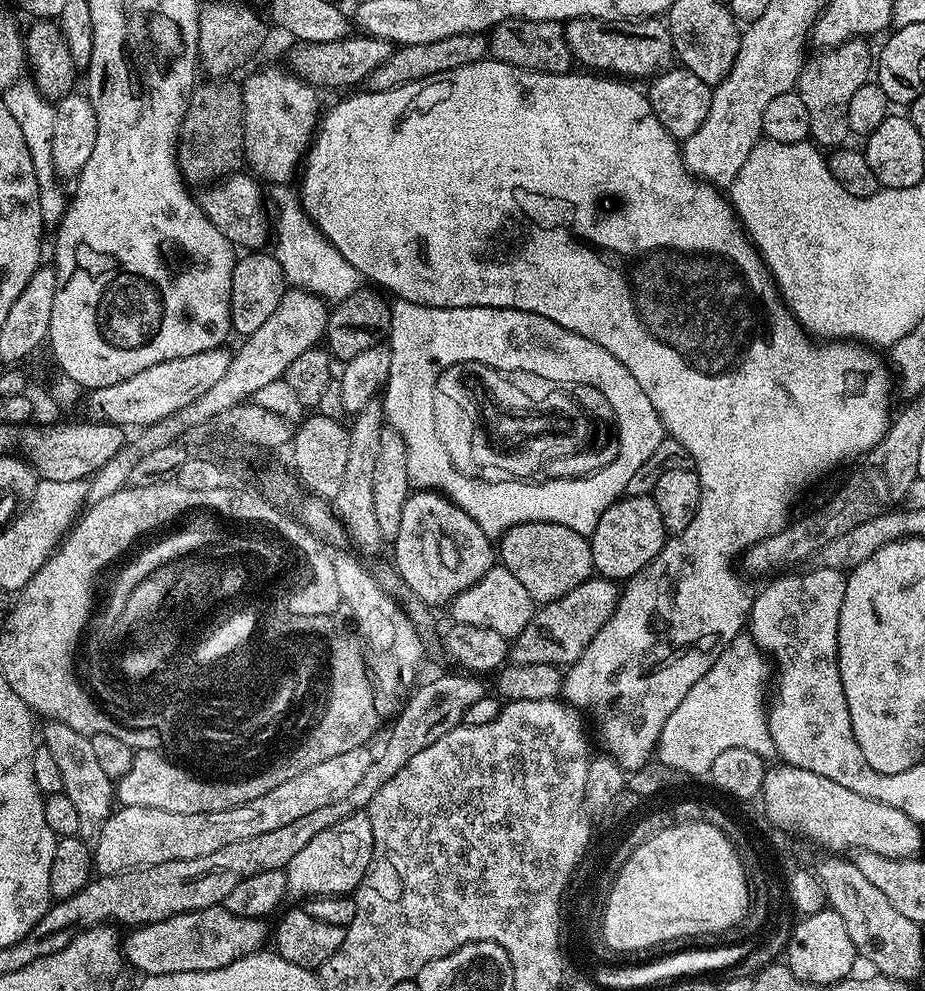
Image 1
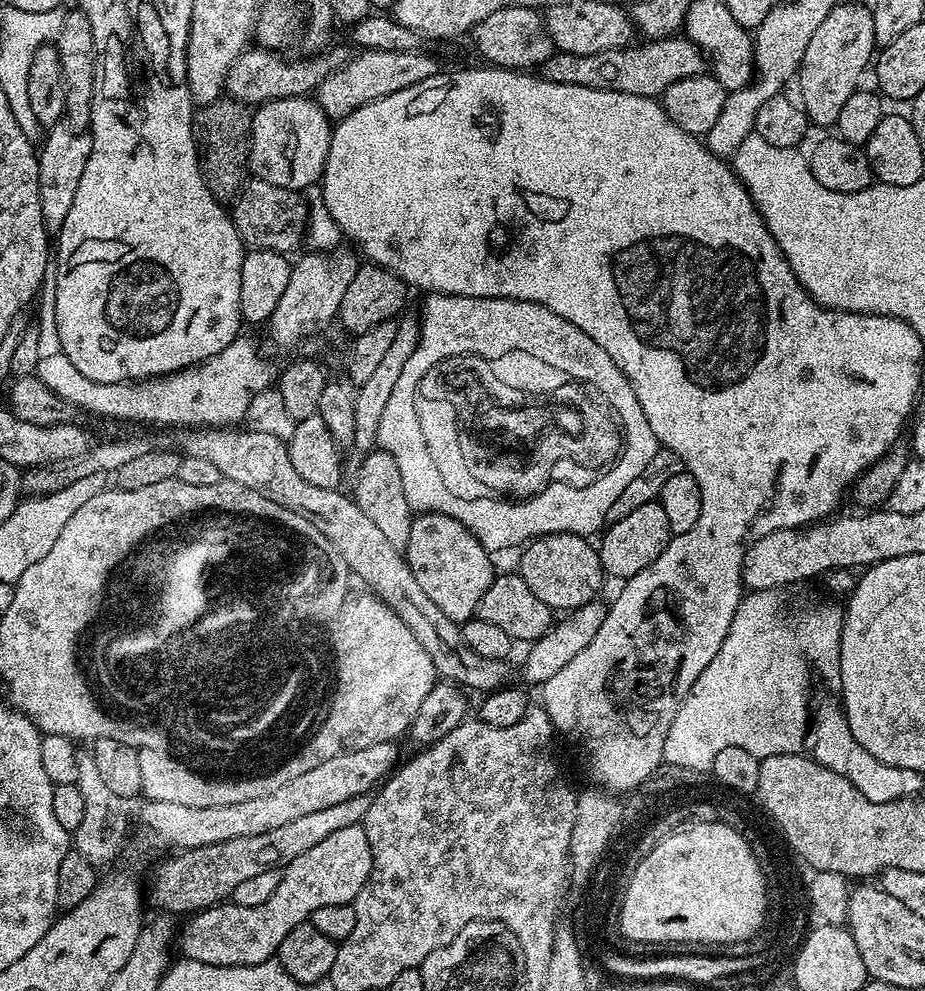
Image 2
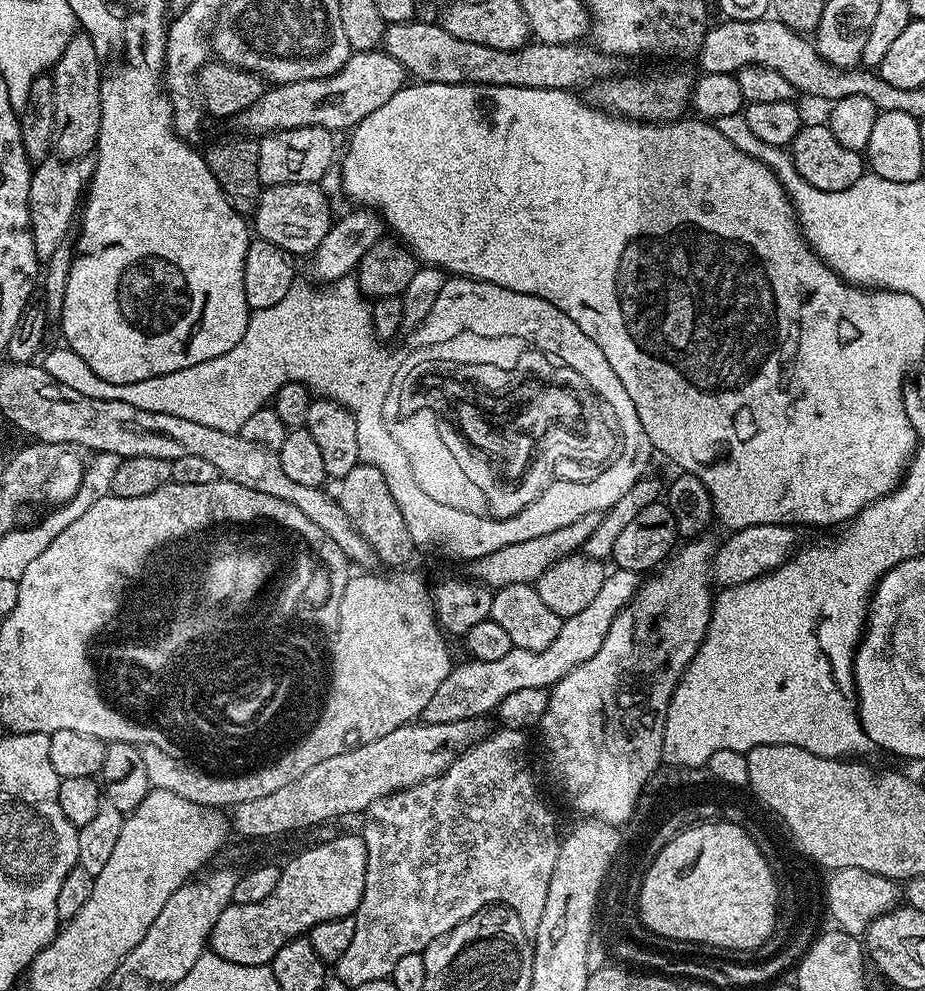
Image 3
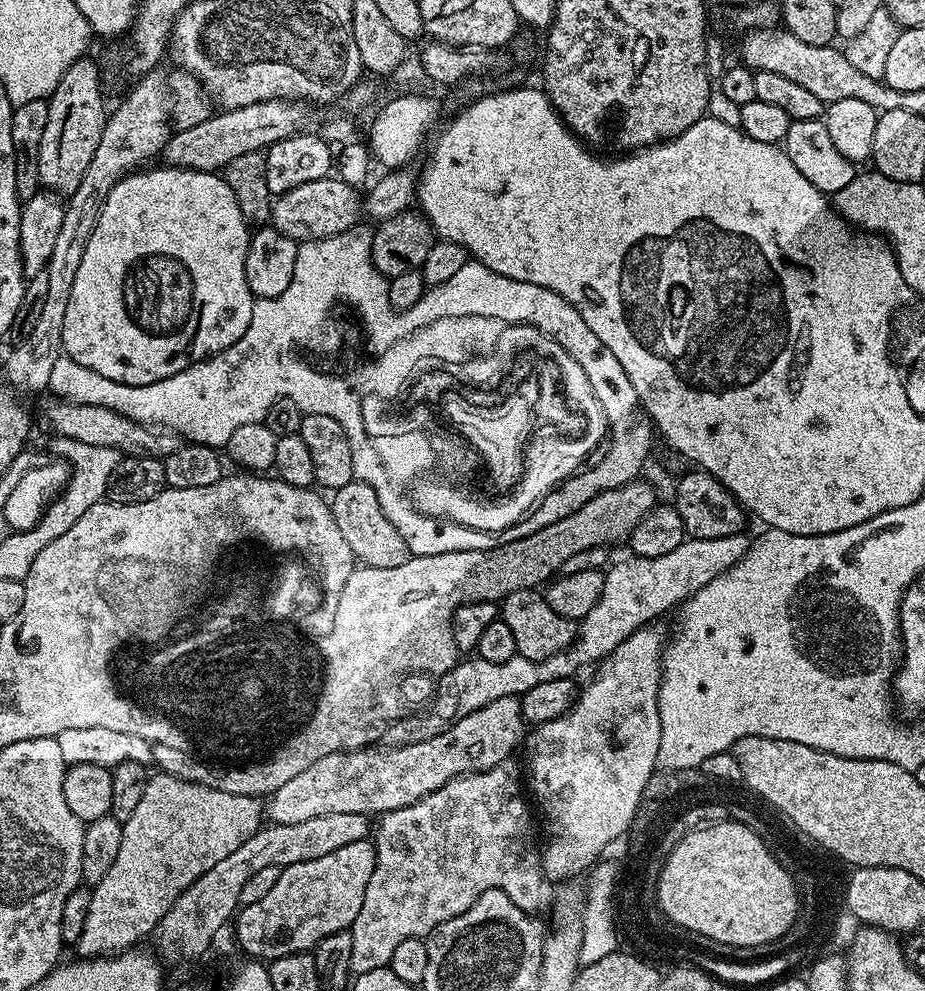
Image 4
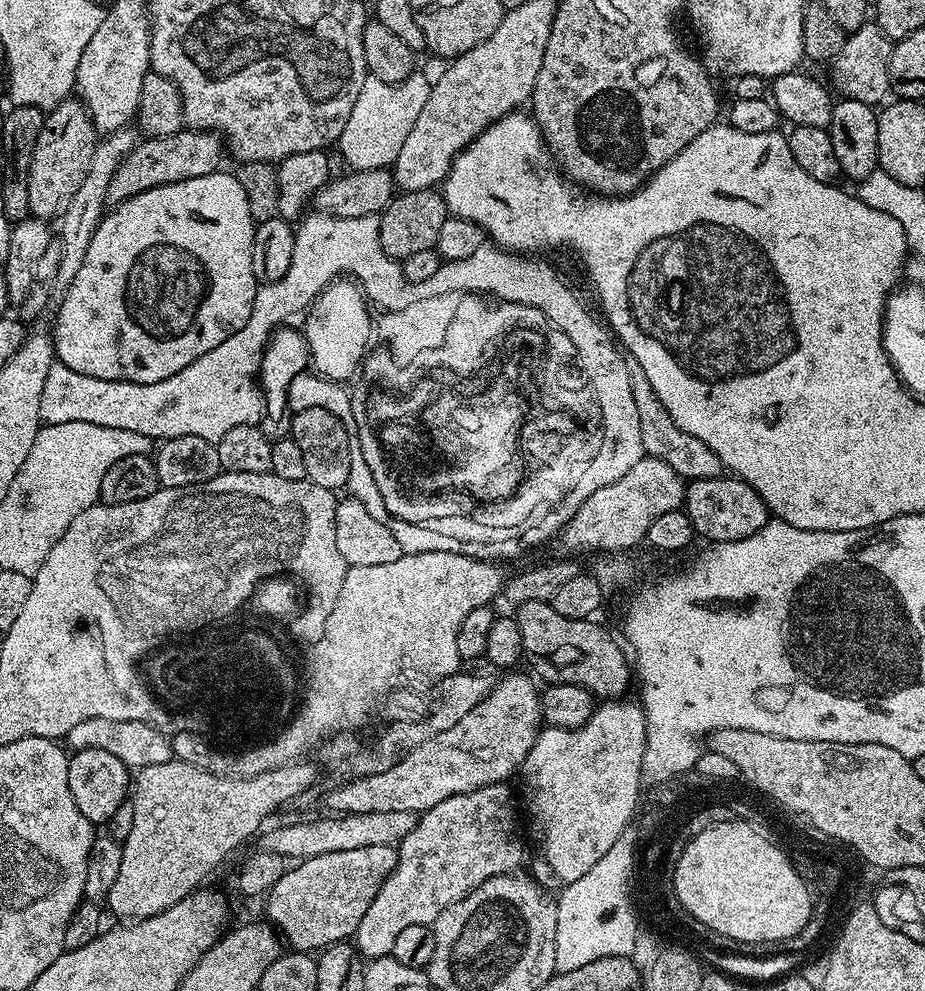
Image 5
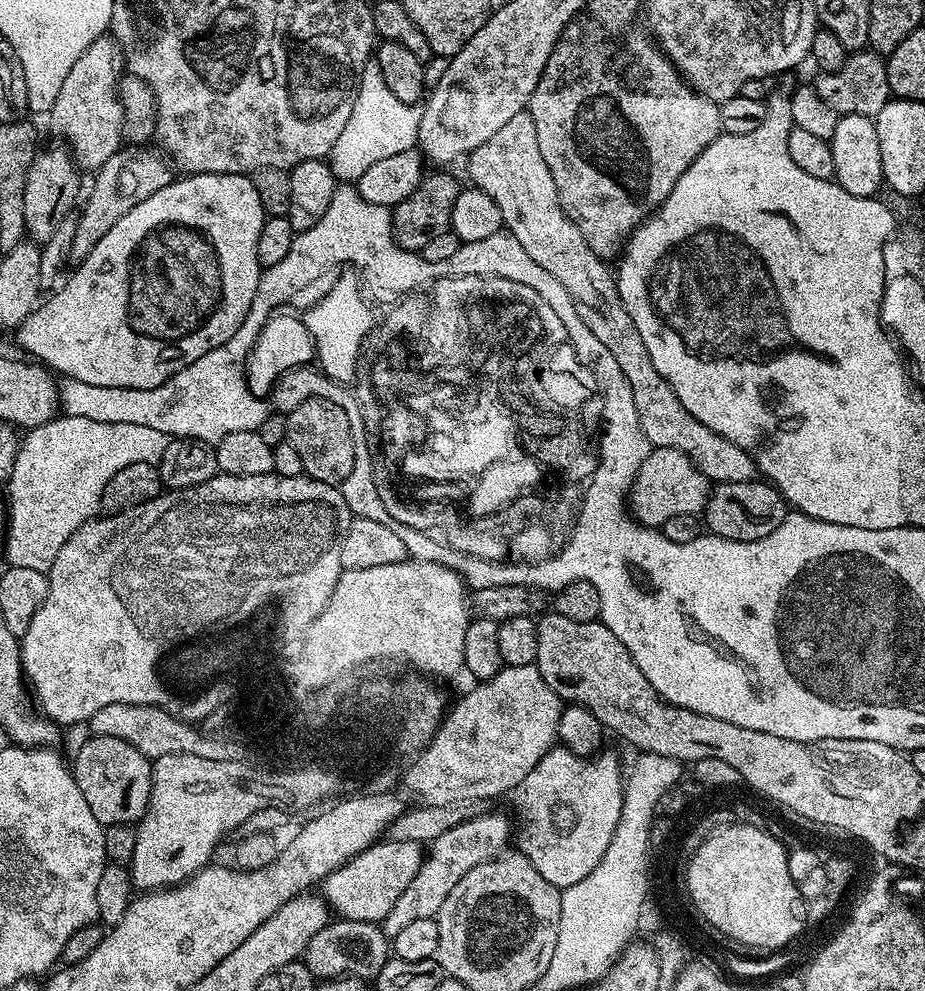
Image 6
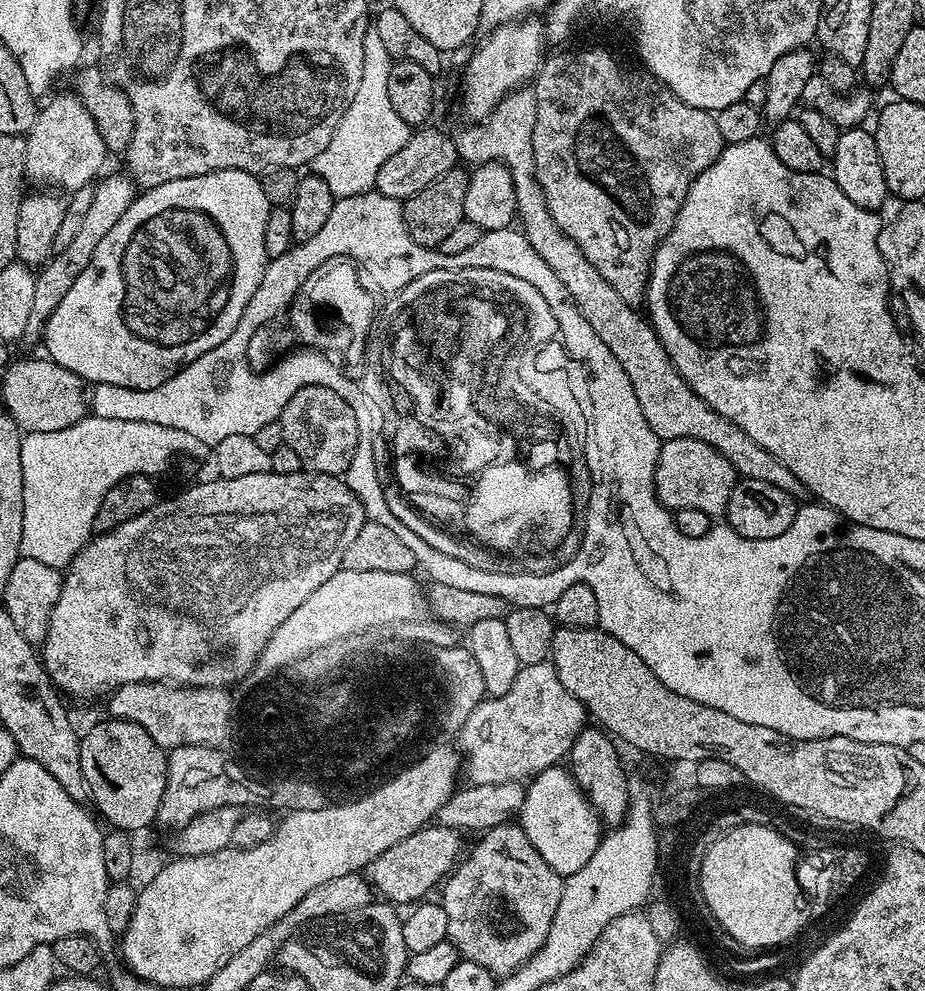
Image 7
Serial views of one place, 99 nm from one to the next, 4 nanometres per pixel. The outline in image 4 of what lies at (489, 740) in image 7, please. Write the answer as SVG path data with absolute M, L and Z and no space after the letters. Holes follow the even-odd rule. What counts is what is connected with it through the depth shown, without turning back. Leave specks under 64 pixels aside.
M515 696L498 698L498 702L490 702L482 706L482 710L474 710L474 714L466 714L466 718L454 722L449 729L434 738L426 738L422 742L402 745L400 747L369 746L357 748L355 752L335 752L326 754L326 758L318 758L314 766L302 770L290 782L278 786L266 800L266 816L271 823L289 824L290 822L306 822L310 818L318 818L318 814L362 814L371 817L372 812L383 814L390 810L398 810L402 806L410 806L418 802L426 794L446 786L459 776L470 772L485 772L494 766L505 763L516 747L521 747L526 736L526 721L520 709L519 699Z

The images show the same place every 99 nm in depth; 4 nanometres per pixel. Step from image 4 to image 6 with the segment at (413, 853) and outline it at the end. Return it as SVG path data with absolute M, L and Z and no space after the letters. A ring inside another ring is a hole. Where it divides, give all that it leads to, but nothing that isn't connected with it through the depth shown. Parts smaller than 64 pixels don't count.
M484 812L481 816L480 813L473 814L458 826L450 826L450 830L444 834L438 834L438 838L427 845L418 874L414 874L410 886L402 890L402 896L398 902L394 902L390 914L386 914L382 922L384 933L391 938L398 934L398 930L402 930L402 926L407 926L417 918L435 918L442 910L442 902L446 902L450 890L454 890L454 886L458 886L458 882L462 882L462 878L466 878L474 866L485 864L499 852L505 851L509 847L508 840L510 844L508 820L500 812Z

